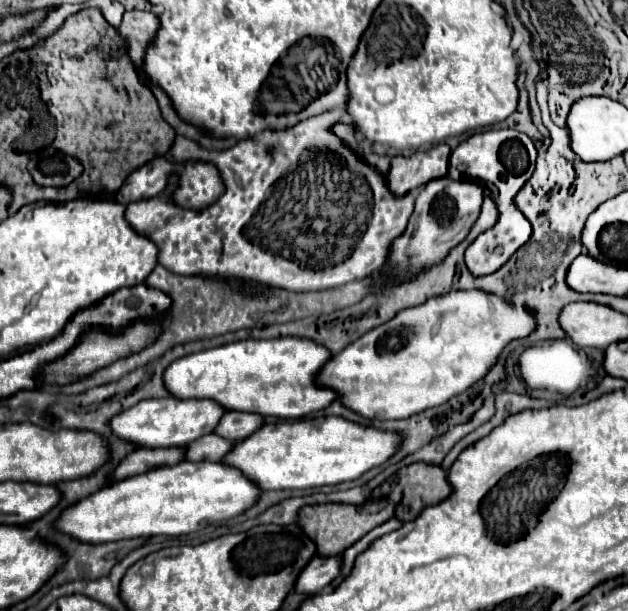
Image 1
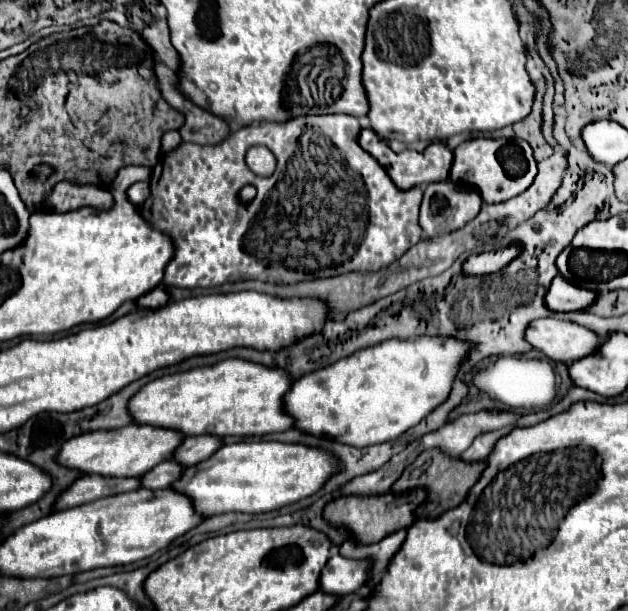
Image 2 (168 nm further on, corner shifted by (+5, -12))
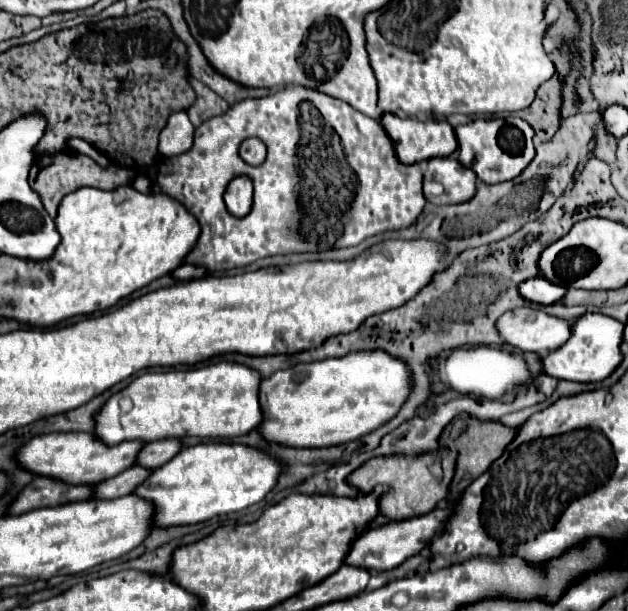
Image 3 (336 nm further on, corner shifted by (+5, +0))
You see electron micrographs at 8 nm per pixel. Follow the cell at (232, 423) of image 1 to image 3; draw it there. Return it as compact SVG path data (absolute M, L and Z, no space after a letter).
M155 440L143 446L143 452L139 454L137 464L143 464L145 468L159 468L163 464L167 464L173 456L179 454L179 450L183 448L181 440Z

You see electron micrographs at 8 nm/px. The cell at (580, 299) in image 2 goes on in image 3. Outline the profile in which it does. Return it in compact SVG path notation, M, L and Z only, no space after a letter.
M537 276L537 278L531 278L531 280L523 282L523 288L519 288L519 292L523 292L523 298L527 298L531 302L555 304L567 294L567 288L563 288L559 284L553 284L543 276Z

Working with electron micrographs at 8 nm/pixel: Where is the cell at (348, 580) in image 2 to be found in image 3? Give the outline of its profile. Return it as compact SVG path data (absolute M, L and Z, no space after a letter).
M451 504L449 510L433 510L427 516L411 518L405 522L387 522L377 530L367 530L351 544L351 550L345 556L345 566L373 570L373 572L383 572L399 566L403 560L419 554L429 544L429 540L441 530L443 520L447 520L447 514L451 514Z

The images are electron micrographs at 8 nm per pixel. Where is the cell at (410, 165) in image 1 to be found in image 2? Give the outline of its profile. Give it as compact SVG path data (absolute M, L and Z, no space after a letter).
M375 132L371 134L371 156L385 168L389 178L401 190L407 190L407 188L413 188L419 184L431 184L431 182L447 180L451 164L453 164L453 152L449 150L449 146L445 142L435 142L431 146L427 146L427 150L423 154L415 152L415 150L393 152L385 140L379 140L379 136L375 136Z

